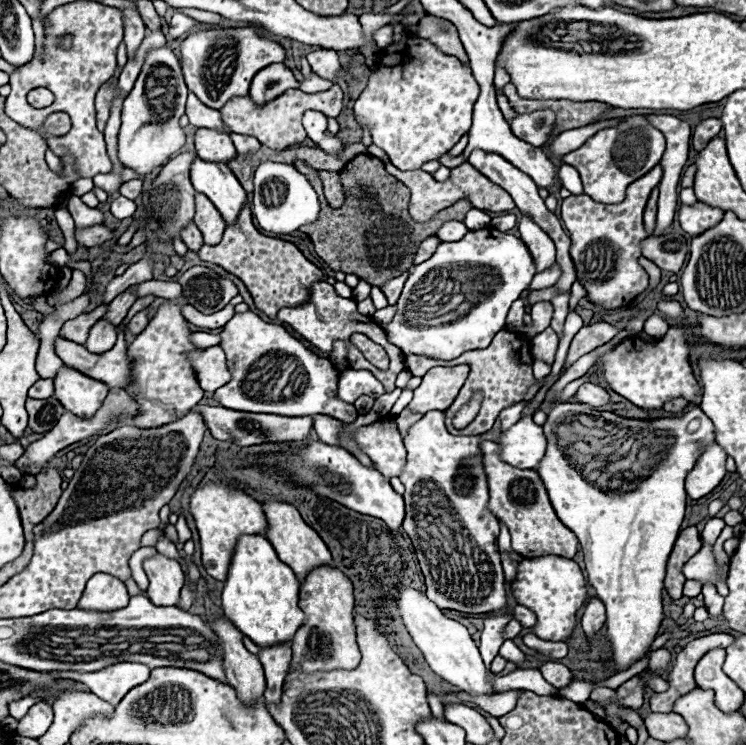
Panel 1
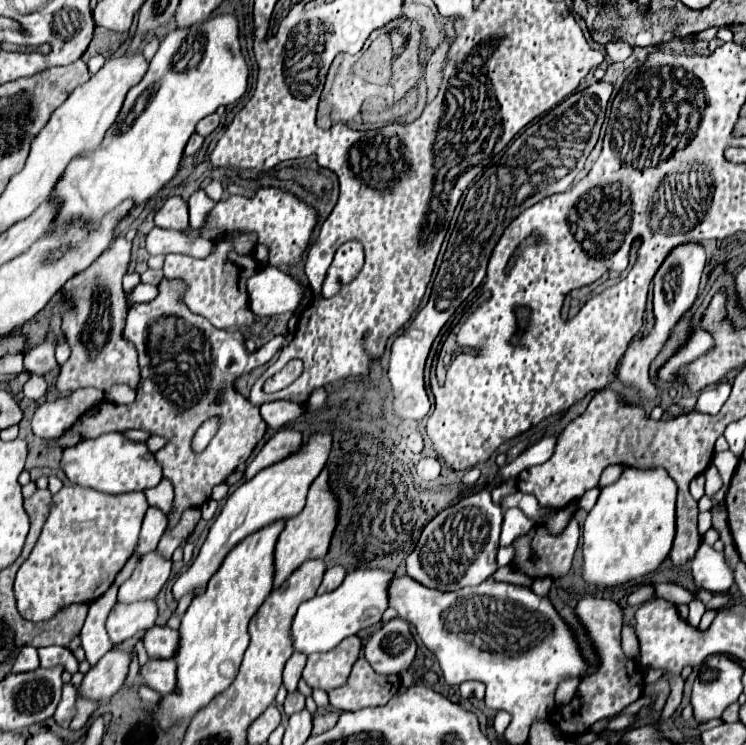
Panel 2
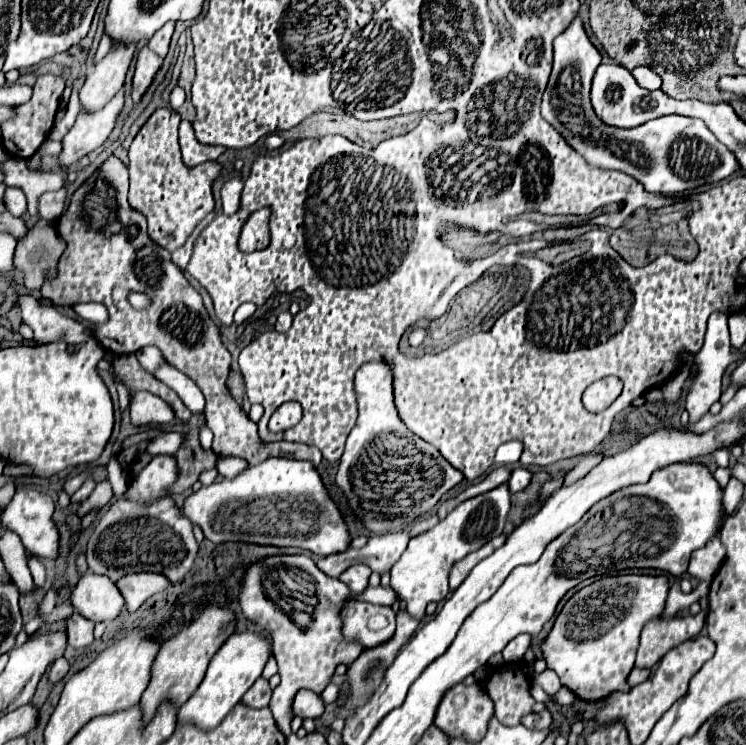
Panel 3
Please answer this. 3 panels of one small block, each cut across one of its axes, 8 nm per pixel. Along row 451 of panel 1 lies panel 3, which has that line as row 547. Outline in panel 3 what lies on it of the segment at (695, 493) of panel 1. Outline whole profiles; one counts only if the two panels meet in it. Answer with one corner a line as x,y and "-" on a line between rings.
718,536
714,540
710,540
704,548
692,552
690,558
690,566
688,566
688,574
694,578
710,578
714,576
714,572
720,568
722,560
724,560
724,546
720,544

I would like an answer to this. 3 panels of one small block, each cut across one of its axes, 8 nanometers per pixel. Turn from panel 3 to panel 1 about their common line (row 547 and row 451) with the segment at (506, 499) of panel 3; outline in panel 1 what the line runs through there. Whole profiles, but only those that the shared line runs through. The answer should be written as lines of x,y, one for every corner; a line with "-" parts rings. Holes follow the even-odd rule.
432,410
408,430
404,438
408,464
398,476
406,486
406,518
402,528
412,540
426,578
426,596
440,608
466,614
496,614
498,610
510,610
524,628
532,628
536,624
536,614
522,606
510,608
506,602
504,572
496,544
500,530
496,516
488,510
490,496
480,450
482,434
454,436
448,432
444,420
444,412
-
426,484
436,486
436,490
414,488

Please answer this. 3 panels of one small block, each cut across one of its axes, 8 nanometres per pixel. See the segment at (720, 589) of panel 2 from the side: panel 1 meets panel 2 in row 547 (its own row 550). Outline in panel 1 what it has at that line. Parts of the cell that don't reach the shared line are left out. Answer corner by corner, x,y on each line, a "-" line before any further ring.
702,546
700,548
700,552
694,556
694,558
690,558
690,562
686,562
686,566
684,566
684,576
688,578
688,580
704,580
704,582
708,582
708,580
716,580
716,562
714,562
714,556
712,556
712,548
710,546

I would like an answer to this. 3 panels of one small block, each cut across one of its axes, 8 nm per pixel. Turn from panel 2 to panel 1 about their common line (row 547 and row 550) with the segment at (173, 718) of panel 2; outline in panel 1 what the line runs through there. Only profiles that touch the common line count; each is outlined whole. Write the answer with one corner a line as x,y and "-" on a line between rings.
246,536
238,540
222,590
222,608
226,618
254,644
270,648
292,642
306,614
298,608
300,582
292,568
278,560
272,544
264,536

